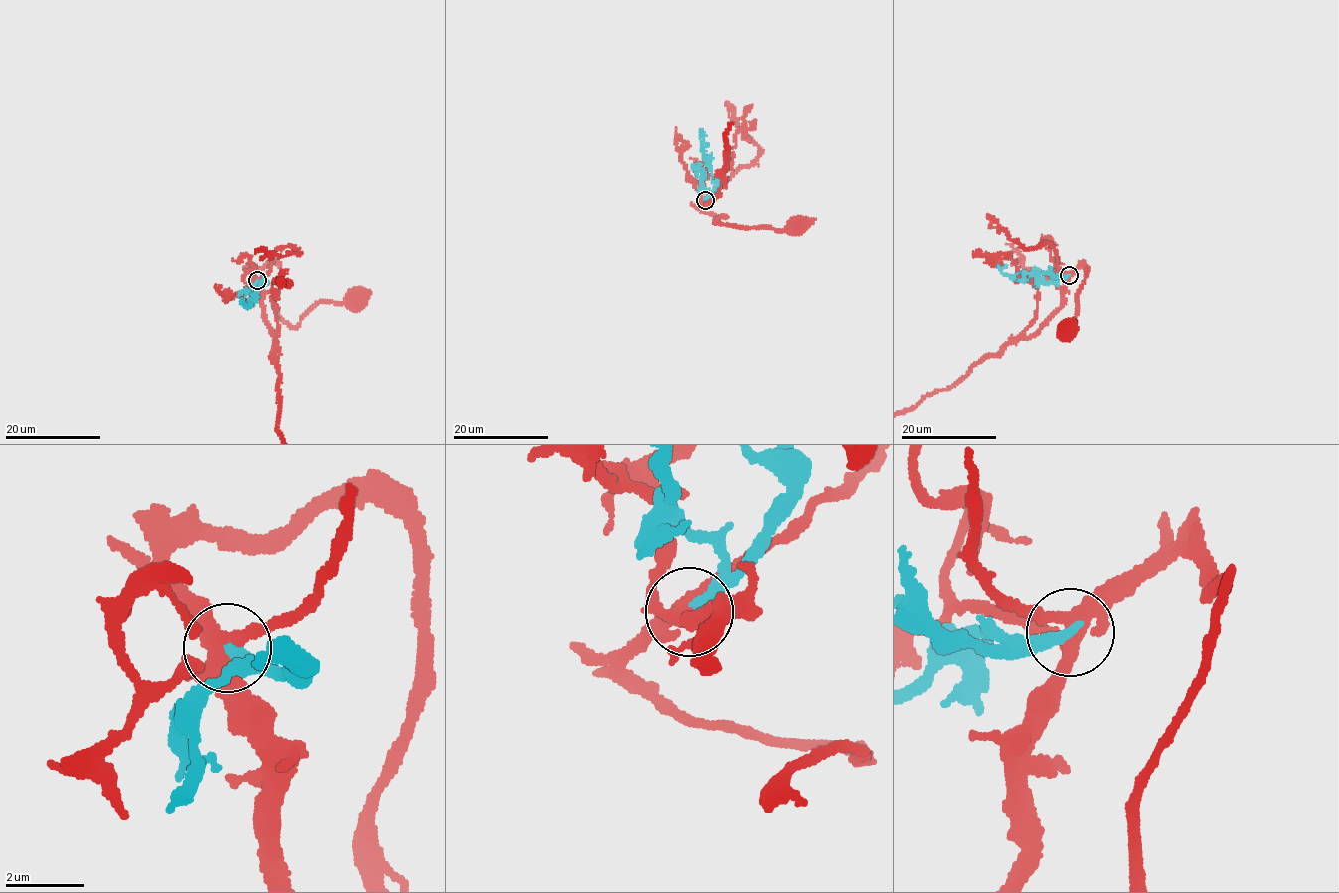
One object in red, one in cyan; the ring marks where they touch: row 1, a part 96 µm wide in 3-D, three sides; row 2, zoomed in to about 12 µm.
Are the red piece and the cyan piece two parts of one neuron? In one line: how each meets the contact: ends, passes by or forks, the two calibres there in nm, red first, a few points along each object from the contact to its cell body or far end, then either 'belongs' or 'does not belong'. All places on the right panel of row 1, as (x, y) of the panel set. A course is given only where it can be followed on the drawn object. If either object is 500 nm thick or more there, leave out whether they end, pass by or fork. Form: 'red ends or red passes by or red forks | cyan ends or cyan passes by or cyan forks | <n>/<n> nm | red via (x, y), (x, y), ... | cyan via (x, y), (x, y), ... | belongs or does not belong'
red forks | cyan ends | 400/320 nm | red via (1069, 275), (1079, 266), (1088, 269), (1068, 336), (1074, 322), (1073, 331), (1069, 326), (1068, 329) | cyan via (1069, 275), (1060, 277), (1047, 272), (1035, 272), (1026, 280), (1011, 279), (1001, 269), (1007, 266) | does not belong

